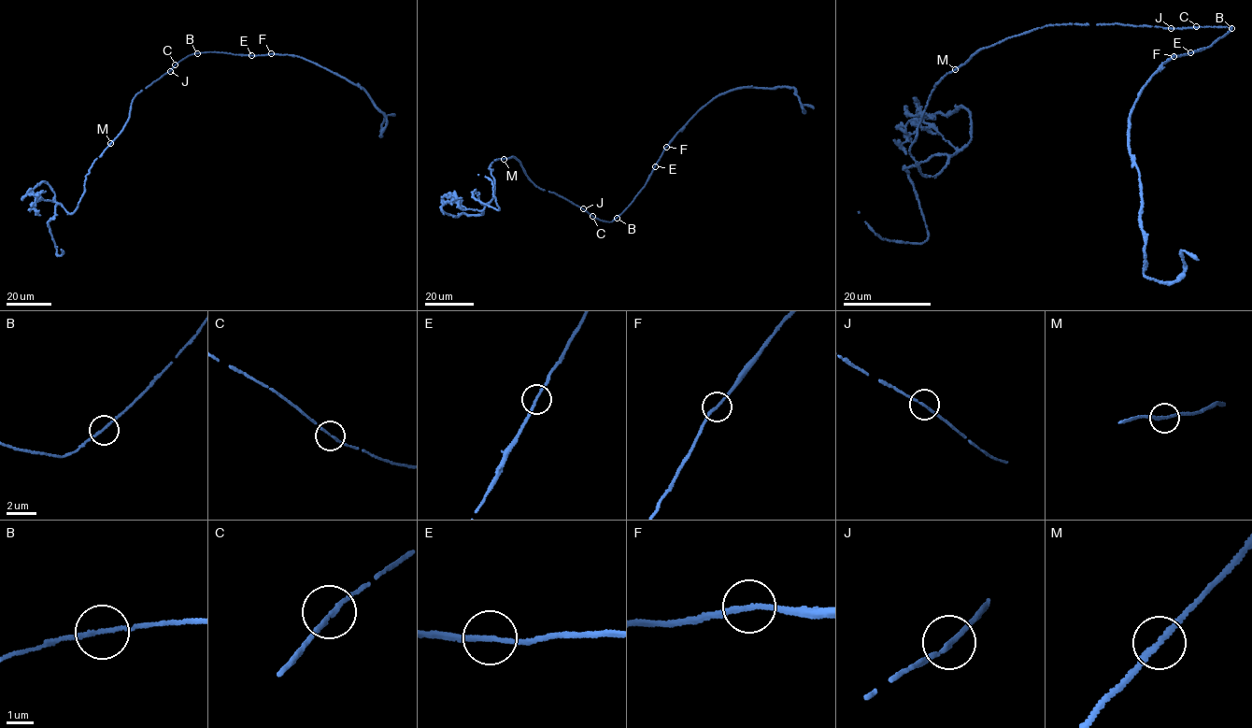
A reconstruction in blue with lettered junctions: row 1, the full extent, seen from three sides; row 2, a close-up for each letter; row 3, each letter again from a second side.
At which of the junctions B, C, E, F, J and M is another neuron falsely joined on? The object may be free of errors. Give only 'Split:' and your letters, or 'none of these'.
Split: none of these

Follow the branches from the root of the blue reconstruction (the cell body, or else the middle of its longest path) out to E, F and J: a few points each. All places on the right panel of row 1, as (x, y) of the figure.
E: (1152, 26), (1174, 29), (1207, 26), (1232, 28), (1209, 47), (1190, 53)
F: (1152, 26), (1174, 29), (1207, 26), (1232, 28), (1209, 47), (1173, 56)
J: (1152, 26), (1171, 27)

